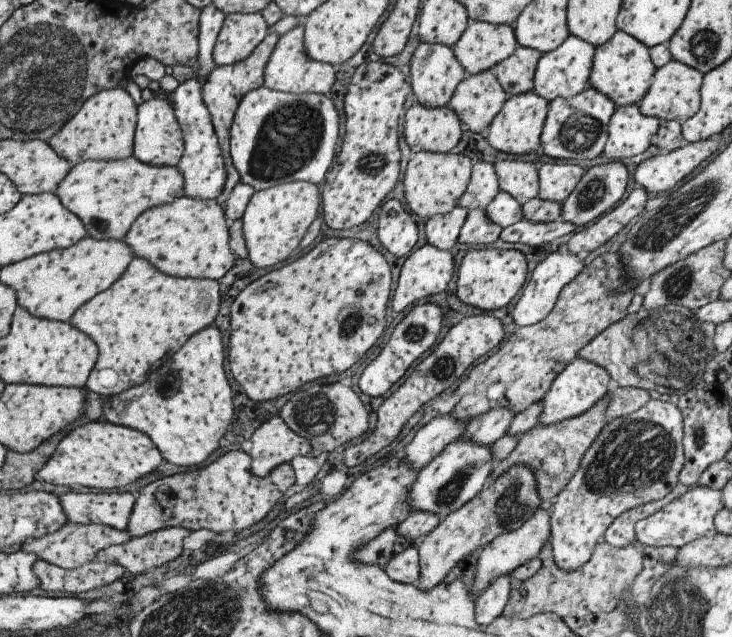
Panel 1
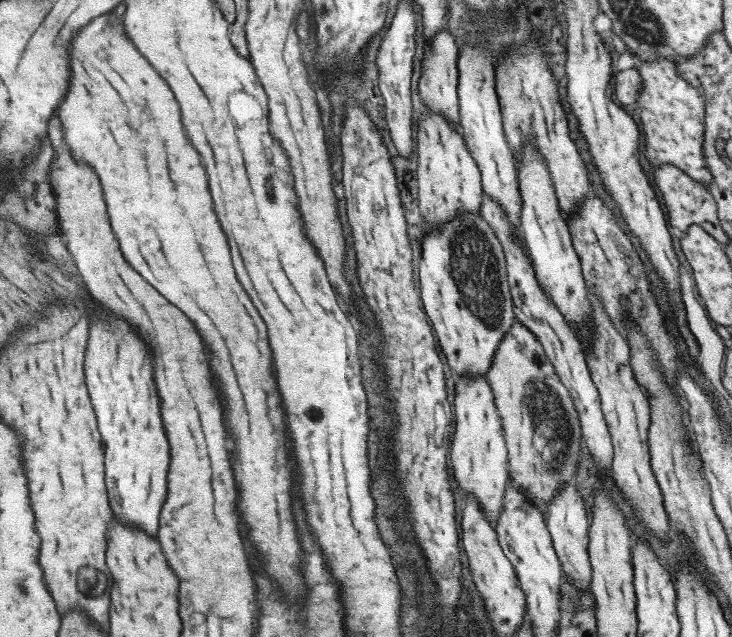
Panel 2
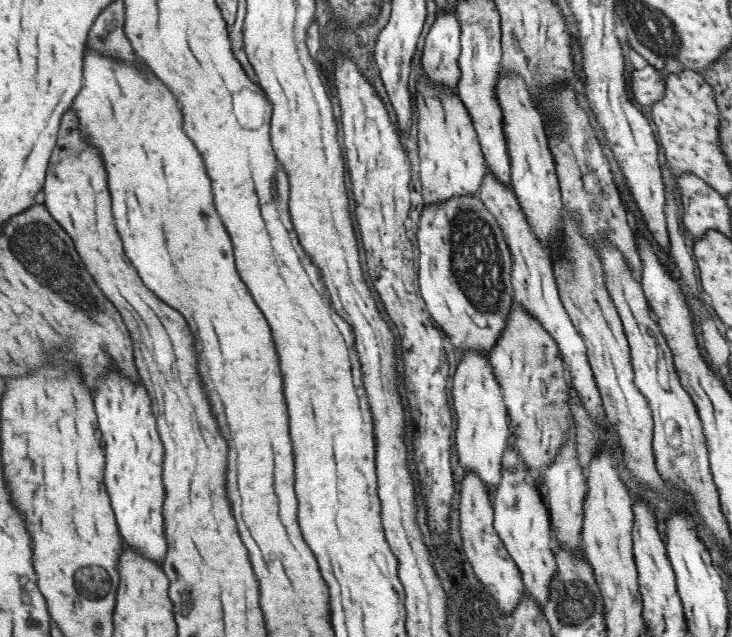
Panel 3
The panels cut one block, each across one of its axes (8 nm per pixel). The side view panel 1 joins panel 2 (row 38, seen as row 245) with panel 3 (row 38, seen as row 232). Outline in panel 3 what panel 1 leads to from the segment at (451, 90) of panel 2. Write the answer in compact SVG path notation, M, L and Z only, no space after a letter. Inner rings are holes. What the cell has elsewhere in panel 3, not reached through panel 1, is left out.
M438 10L434 23L431 24L425 36L424 47L420 56L420 68L422 74L434 82L436 86L444 86L448 90L456 90L456 84L460 77L458 69L458 56L460 53L459 42L460 28L454 11L445 13Z

